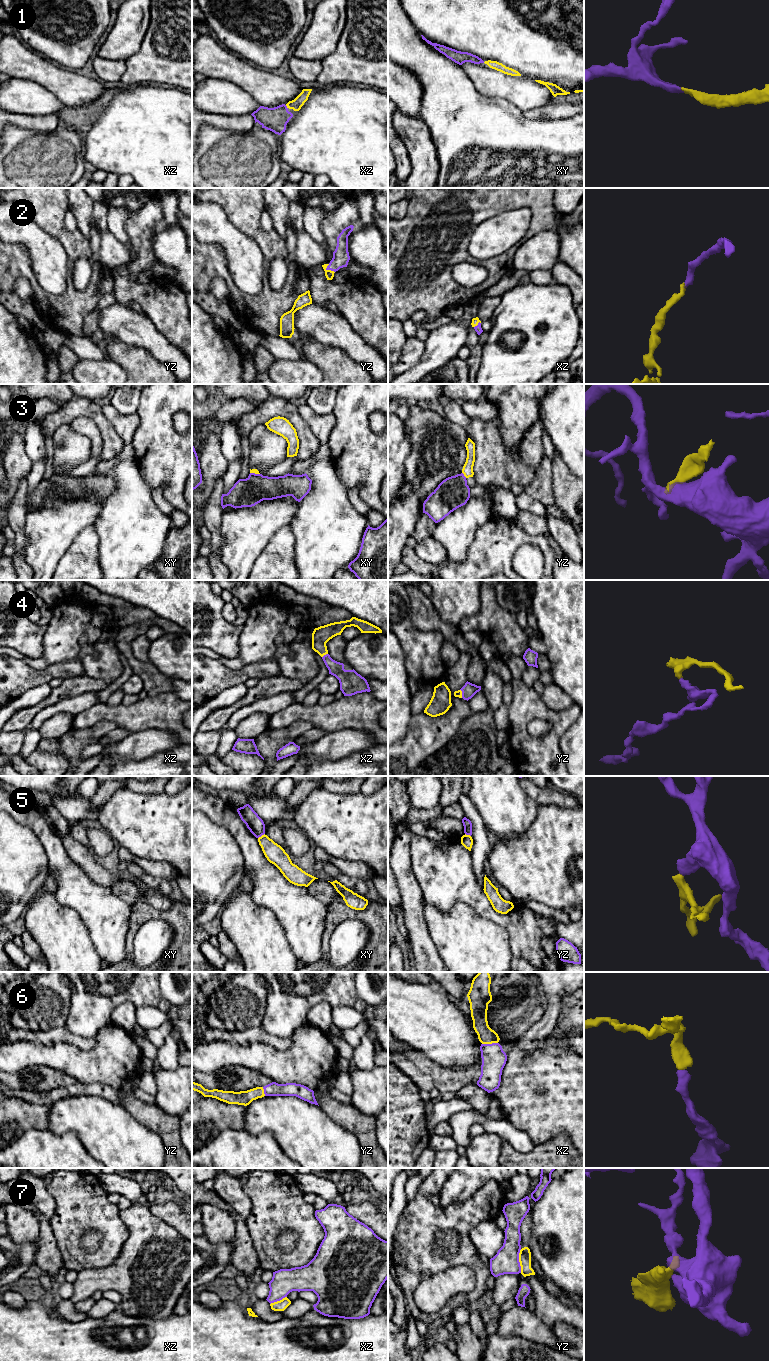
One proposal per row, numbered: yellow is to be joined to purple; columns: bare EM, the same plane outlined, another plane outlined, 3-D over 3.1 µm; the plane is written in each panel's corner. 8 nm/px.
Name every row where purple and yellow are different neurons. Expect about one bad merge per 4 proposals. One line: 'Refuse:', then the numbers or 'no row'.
Refuse: 5, 7

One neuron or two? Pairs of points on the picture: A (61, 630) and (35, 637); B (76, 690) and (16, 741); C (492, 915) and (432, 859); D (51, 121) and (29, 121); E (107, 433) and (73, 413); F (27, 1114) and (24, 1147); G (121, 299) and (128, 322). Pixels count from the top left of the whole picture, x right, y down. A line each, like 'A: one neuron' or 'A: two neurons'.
A: two neurons
B: two neurons
C: one neuron
D: one neuron
E: one neuron
F: two neurons
G: two neurons

